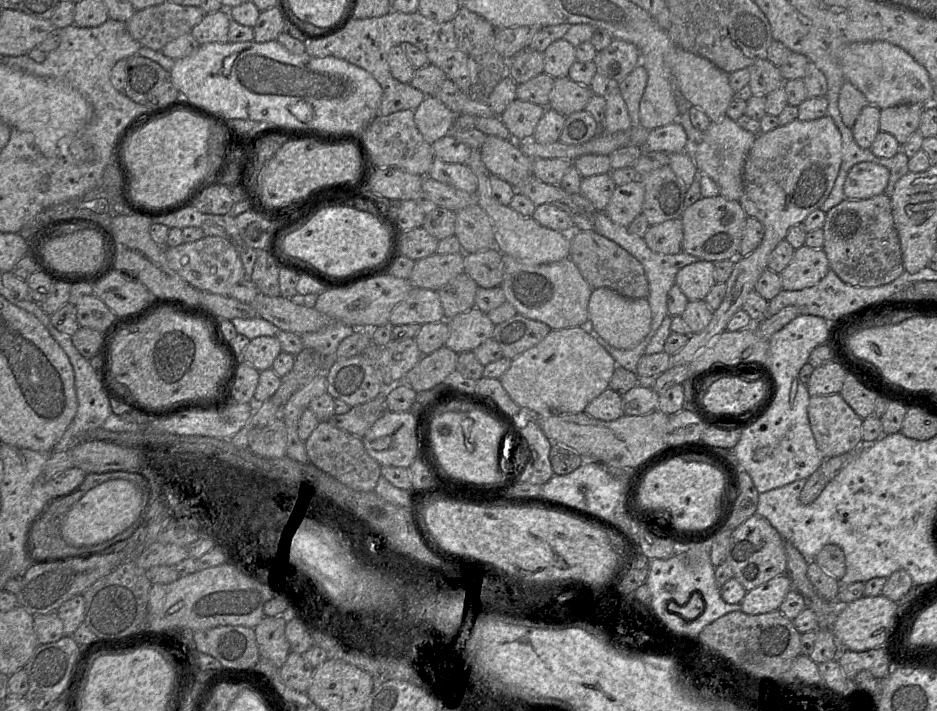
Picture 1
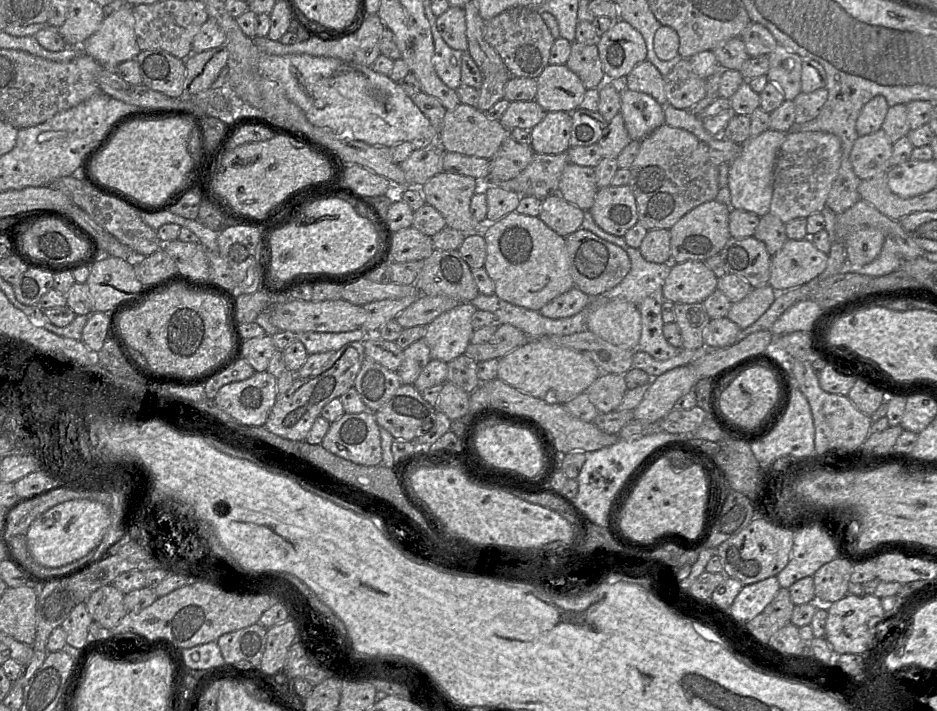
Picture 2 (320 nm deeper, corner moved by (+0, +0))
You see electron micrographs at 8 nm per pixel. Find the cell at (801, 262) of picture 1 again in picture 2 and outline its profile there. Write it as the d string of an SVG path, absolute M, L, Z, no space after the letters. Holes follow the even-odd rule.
M788 239L771 260L769 285L776 292L800 287L826 269L828 254L818 250L811 239Z

